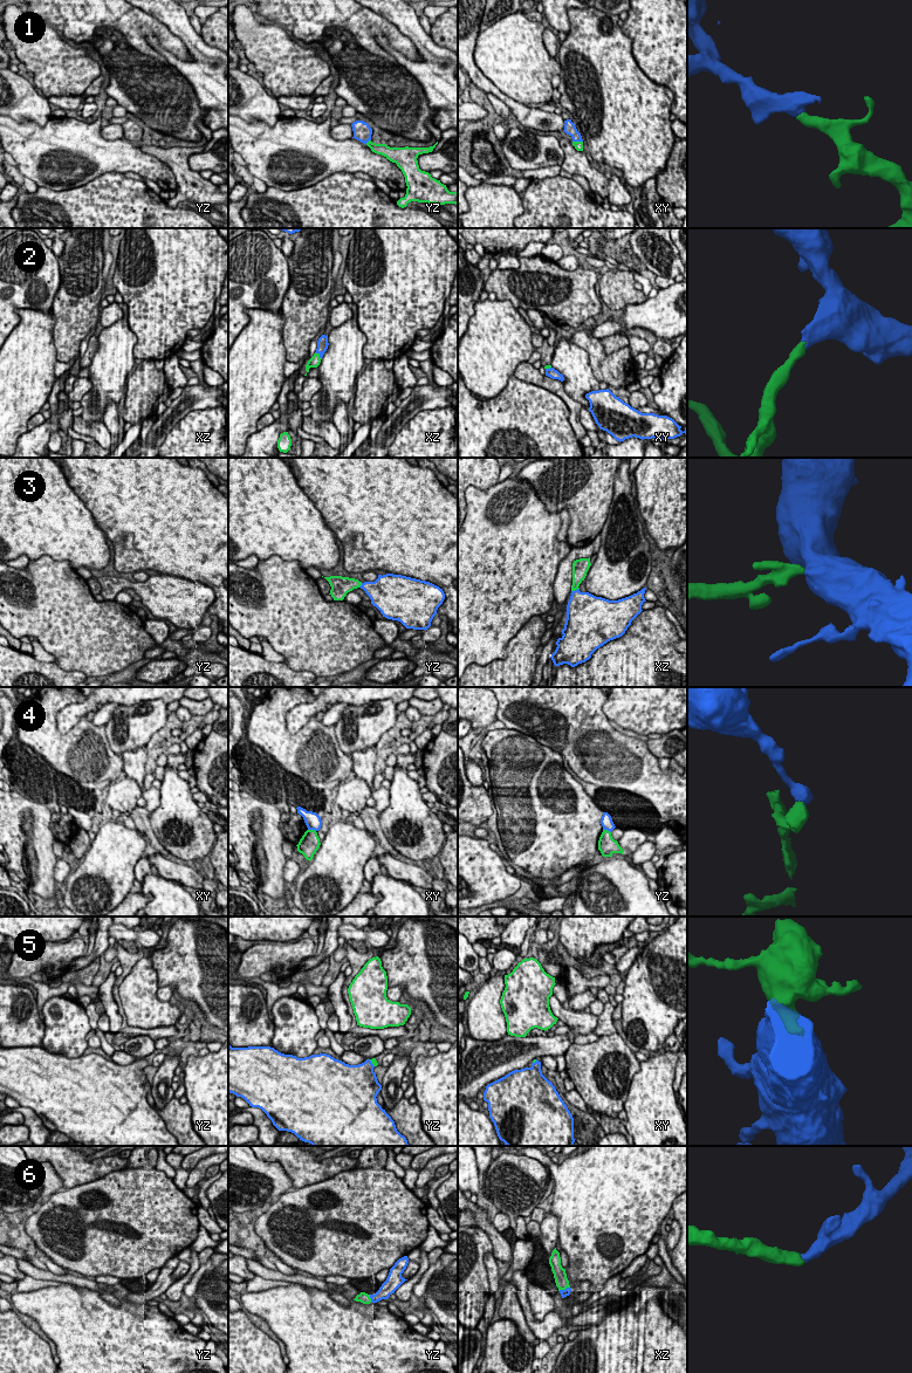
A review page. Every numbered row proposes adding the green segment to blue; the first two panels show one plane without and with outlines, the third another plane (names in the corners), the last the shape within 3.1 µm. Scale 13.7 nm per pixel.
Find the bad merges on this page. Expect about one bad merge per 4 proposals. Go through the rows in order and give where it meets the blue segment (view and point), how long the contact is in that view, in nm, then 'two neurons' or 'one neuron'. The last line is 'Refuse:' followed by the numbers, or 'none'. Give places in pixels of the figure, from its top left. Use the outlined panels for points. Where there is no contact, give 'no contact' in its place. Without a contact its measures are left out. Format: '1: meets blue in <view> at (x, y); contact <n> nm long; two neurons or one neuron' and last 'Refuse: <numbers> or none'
1: meets blue in xy at (577, 141); contact 140 nm long; one neuron
2: meets blue in xz at (320, 355); contact 130 nm long; one neuron
3: meets blue in xz at (575, 590); contact 120 nm long; one neuron
4: meets blue in xy at (312, 829); contact 120 nm long; two neurons
5: meets blue in yz at (371, 1063); contact 130 nm long; one neuron
6: meets blue in yz at (370, 1297); contact 120 nm long; one neuron
Refuse: 4

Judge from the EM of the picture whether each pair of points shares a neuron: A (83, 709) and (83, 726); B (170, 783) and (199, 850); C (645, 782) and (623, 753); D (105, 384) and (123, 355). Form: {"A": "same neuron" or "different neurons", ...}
{"A": "different neurons", "B": "same neuron", "C": "same neuron", "D": "same neuron"}

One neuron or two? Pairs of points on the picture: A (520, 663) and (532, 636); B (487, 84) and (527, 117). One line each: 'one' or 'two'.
A: one
B: one

